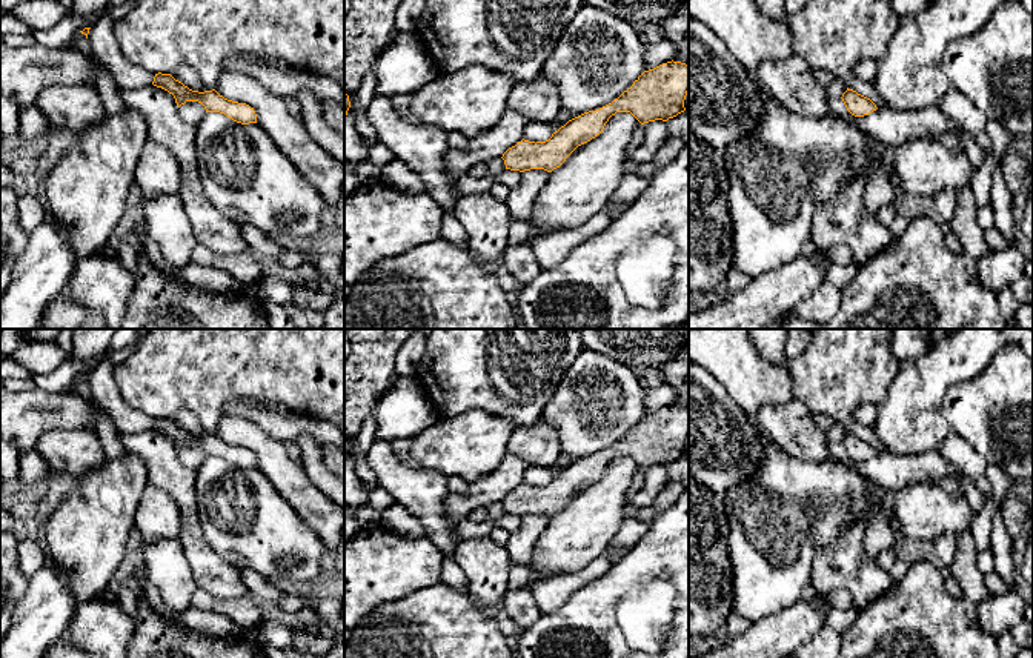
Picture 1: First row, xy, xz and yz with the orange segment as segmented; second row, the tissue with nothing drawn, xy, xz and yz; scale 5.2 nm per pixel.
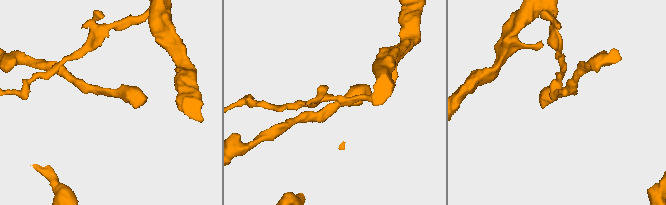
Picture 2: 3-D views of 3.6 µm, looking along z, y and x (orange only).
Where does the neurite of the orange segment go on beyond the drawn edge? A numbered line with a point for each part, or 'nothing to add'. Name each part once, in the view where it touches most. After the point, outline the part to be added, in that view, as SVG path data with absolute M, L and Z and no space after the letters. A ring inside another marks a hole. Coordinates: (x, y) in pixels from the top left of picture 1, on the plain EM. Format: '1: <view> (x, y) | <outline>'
nothing to add

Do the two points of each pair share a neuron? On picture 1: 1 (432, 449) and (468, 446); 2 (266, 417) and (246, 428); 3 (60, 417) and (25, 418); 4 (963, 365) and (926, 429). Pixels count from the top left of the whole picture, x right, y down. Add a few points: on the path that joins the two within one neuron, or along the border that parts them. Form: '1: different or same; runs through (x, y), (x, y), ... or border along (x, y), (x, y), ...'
1: same; runs through (441, 446), (458, 446)
2: different; border along (225, 414), (251, 418), (283, 443)
3: same; runs through (51, 417), (34, 417)
4: same; runs through (946, 378), (926, 398), (926, 412)

